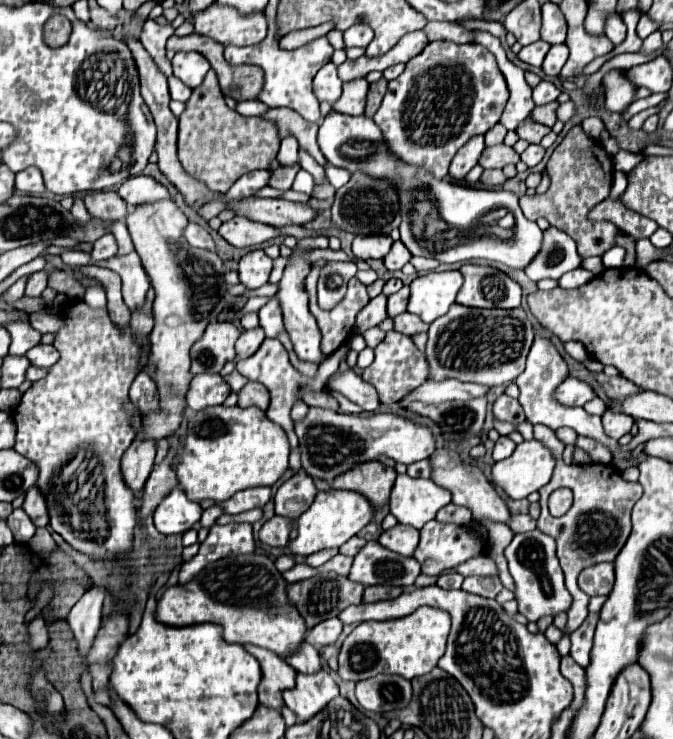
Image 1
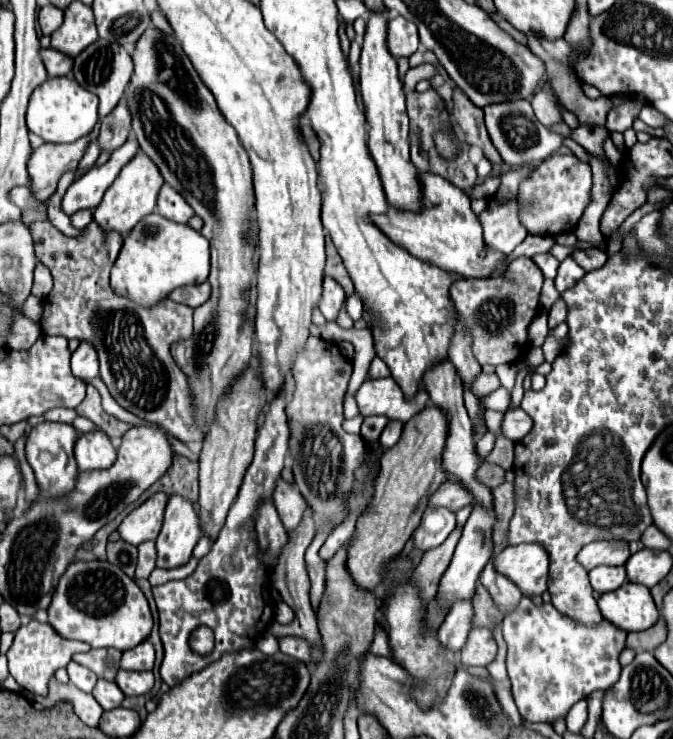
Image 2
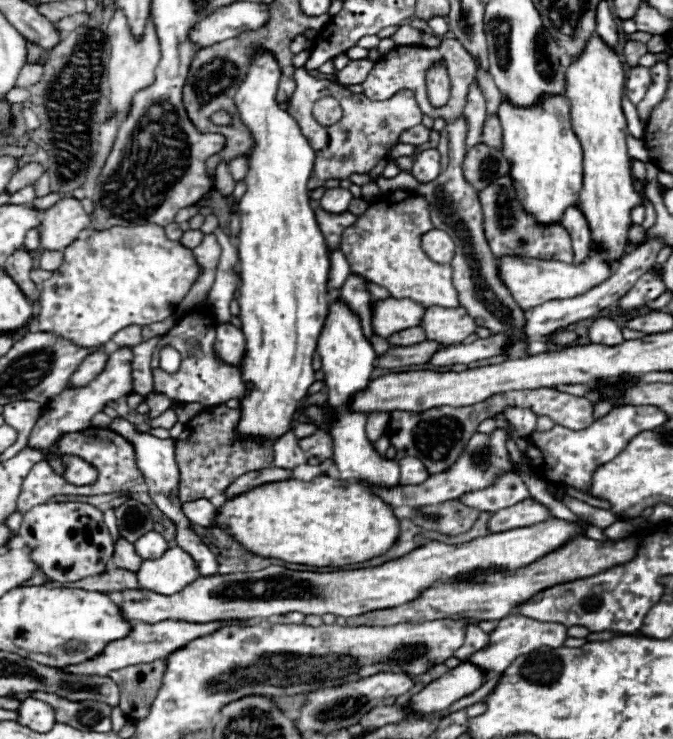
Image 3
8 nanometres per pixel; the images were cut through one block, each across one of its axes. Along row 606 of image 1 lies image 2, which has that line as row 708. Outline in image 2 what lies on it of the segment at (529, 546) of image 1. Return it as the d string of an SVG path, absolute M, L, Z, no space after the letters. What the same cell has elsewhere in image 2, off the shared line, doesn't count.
M522 598L518 608L502 620L504 640L508 644L508 678L512 682L512 694L516 706L526 722L548 722L566 716L572 704L582 698L588 698L596 690L608 690L620 676L618 656L626 644L626 632L612 626L608 620L602 620L596 626L586 626L558 612L554 604L536 606L530 598Z

